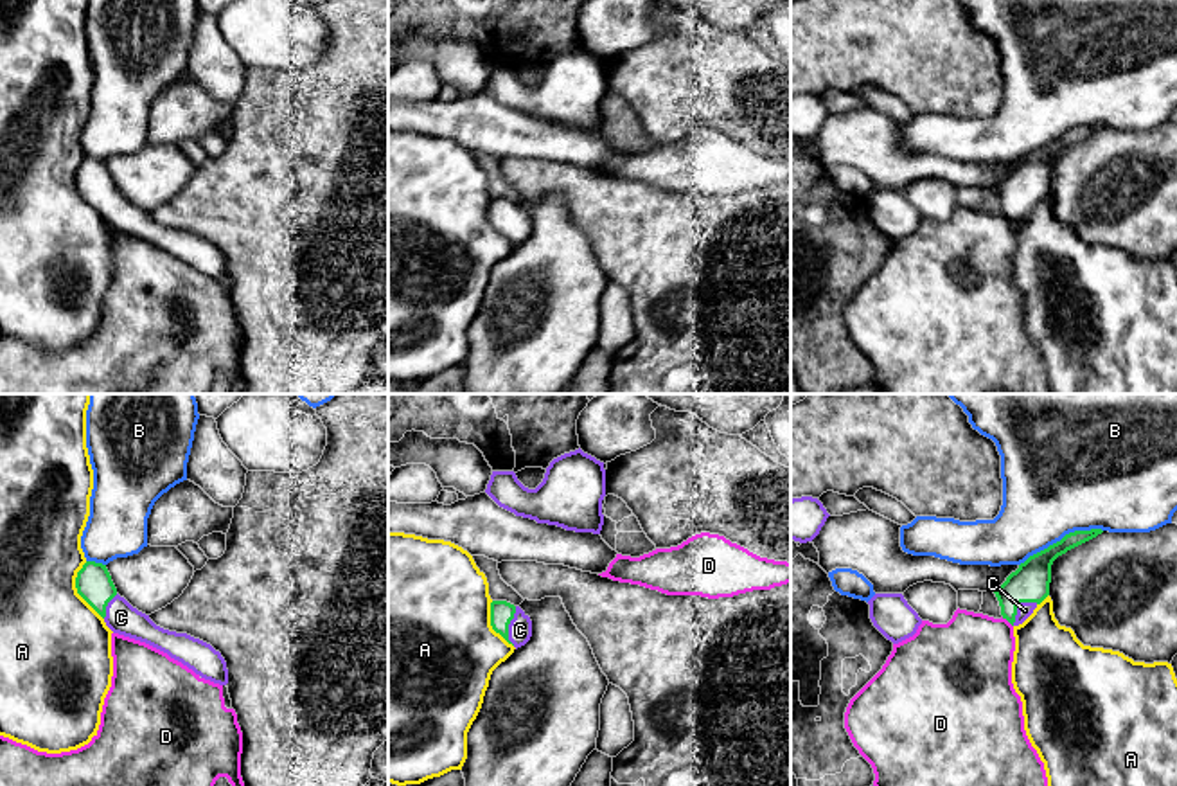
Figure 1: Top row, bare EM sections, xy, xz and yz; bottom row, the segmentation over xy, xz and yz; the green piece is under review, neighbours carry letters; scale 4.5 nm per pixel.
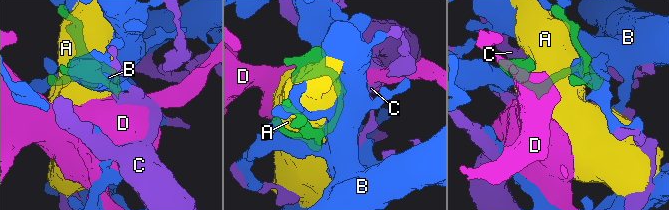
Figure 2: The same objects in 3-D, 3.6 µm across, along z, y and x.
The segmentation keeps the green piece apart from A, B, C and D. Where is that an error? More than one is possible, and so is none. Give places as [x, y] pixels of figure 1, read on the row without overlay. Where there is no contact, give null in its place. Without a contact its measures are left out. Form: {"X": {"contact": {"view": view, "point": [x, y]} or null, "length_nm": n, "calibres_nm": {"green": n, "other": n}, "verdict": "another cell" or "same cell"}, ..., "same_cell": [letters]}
{"A": {"contact": {"view": "xy", "point": [78, 187]}, "length_nm": 280, "calibres_nm": {"green": 160, "other": 460}, "verdict": "another cell"}, "B": {"contact": {"view": "yz", "point": [1062, 135]}, "length_nm": 400, "calibres_nm": {"green": 180, "other": 460}, "verdict": "another cell"}, "C": {"contact": {"view": "xz", "point": [507, 223]}, "length_nm": 180, "calibres_nm": {"green": 110, "other": 110}, "verdict": "same cell"}, "D": {"contact": {"view": "yz", "point": [1007, 216]}, "length_nm": 70, "calibres_nm": {"green": 180, "other": 380}, "verdict": "another cell"}, "same_cell": ["C"]}

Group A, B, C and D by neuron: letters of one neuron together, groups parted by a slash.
A / B / C / D

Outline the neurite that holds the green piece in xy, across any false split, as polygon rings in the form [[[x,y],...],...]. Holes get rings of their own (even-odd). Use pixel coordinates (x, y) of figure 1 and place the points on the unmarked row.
[[[86,158],[77,169],[75,185],[113,230],[146,239],[167,250],[205,277],[219,282],[228,281],[226,259],[219,248],[187,230],[156,223],[149,212],[133,205],[117,191],[106,162]]]

